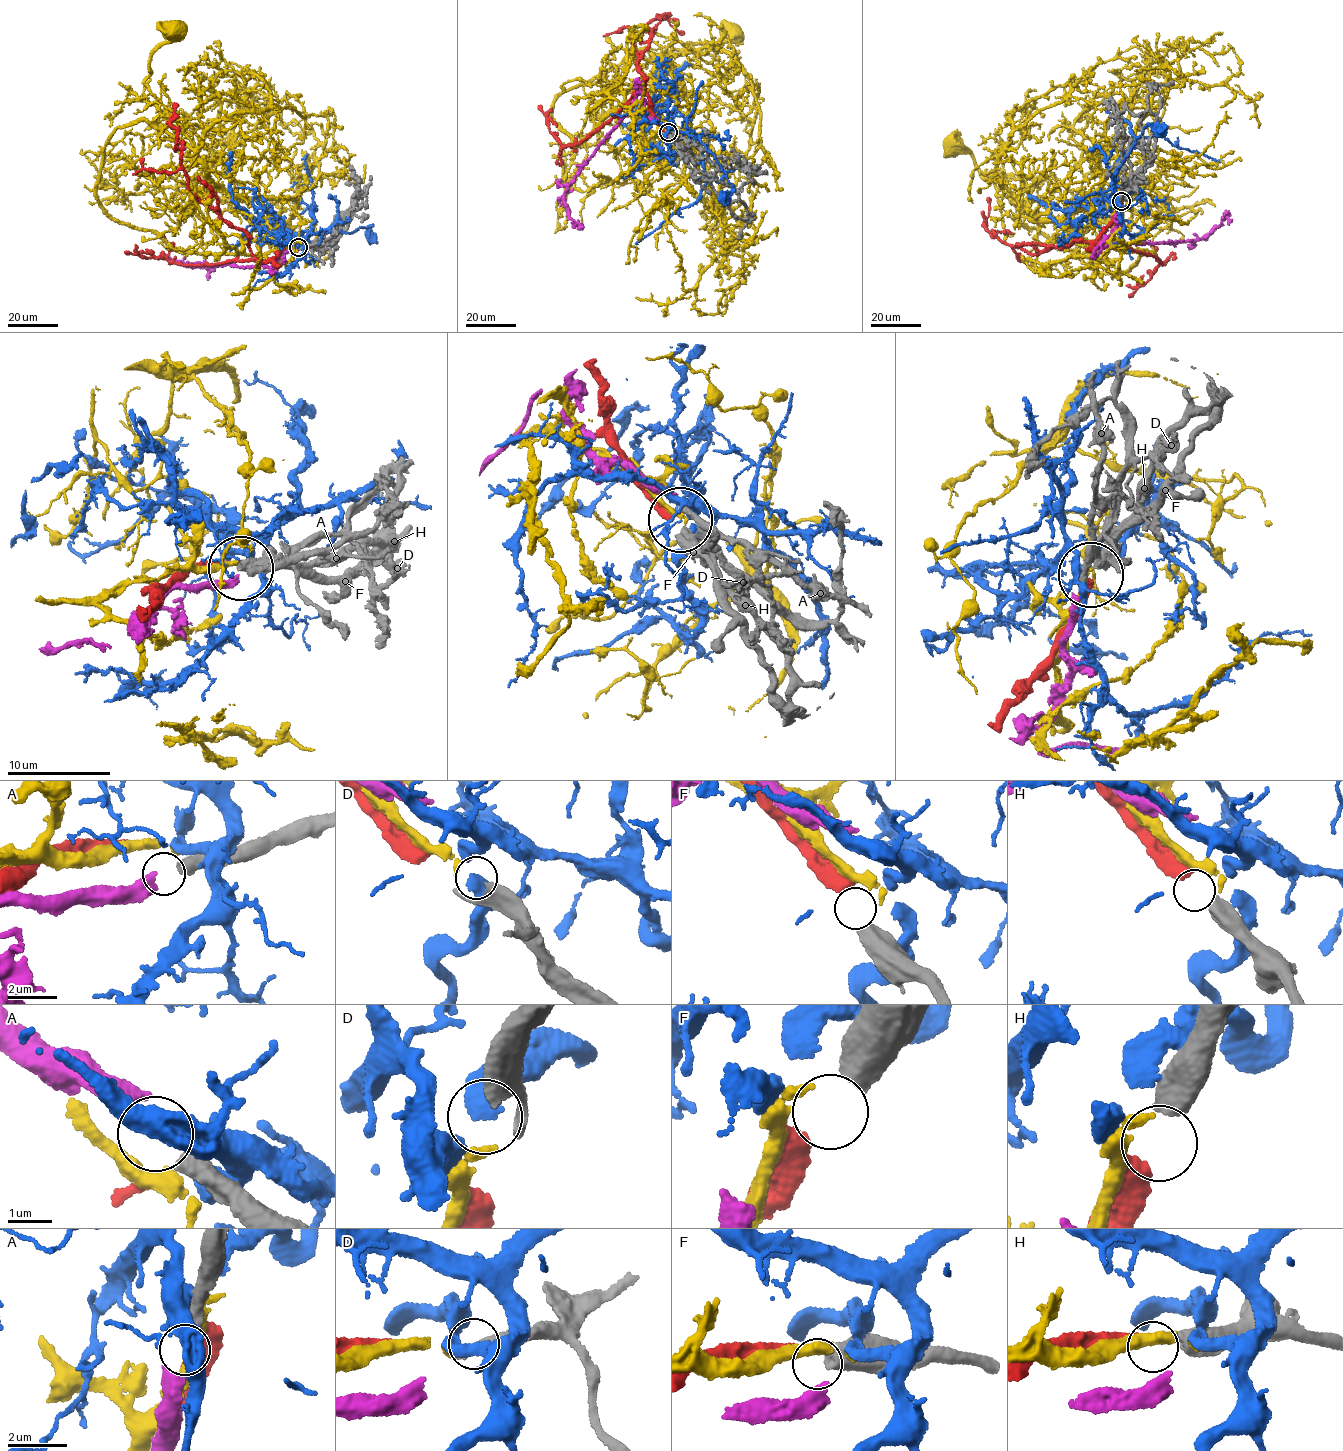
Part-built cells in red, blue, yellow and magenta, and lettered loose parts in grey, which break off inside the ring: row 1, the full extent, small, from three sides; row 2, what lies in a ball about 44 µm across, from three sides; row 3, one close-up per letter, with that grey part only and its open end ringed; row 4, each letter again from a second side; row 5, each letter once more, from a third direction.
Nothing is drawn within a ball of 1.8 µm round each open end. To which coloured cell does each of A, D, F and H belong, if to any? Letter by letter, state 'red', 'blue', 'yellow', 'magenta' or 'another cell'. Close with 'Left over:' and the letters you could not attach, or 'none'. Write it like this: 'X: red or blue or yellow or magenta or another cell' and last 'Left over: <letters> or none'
A: magenta
D: yellow
F: another cell
H: red
Left over: F

